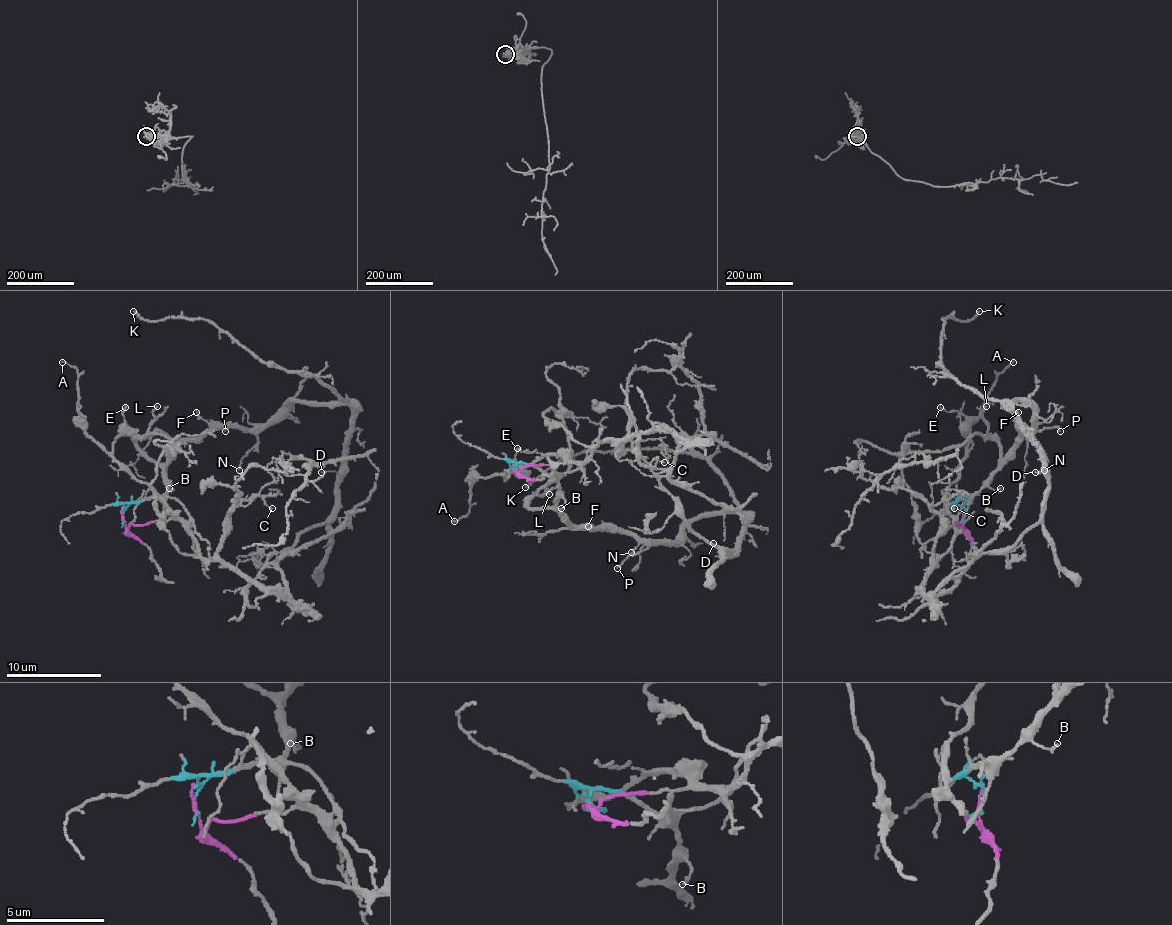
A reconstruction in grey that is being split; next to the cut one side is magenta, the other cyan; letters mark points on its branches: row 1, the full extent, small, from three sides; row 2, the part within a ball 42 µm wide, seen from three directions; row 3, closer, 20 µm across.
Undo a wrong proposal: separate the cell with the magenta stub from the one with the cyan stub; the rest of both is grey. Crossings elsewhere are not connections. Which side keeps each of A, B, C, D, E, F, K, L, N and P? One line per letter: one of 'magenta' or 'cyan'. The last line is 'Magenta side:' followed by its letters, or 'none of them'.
A: magenta
B: cyan
C: magenta
D: cyan
E: magenta
F: cyan
K: cyan
L: cyan
N: cyan
P: cyan
Magenta side: A, C, E

